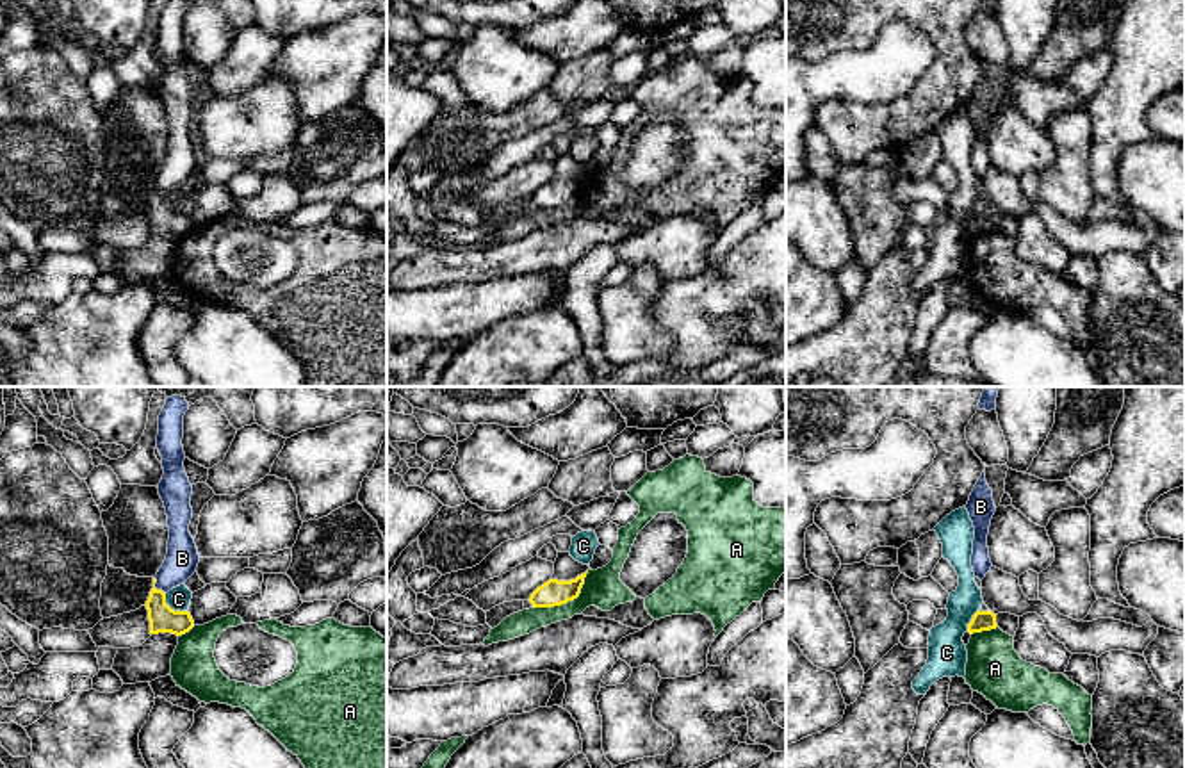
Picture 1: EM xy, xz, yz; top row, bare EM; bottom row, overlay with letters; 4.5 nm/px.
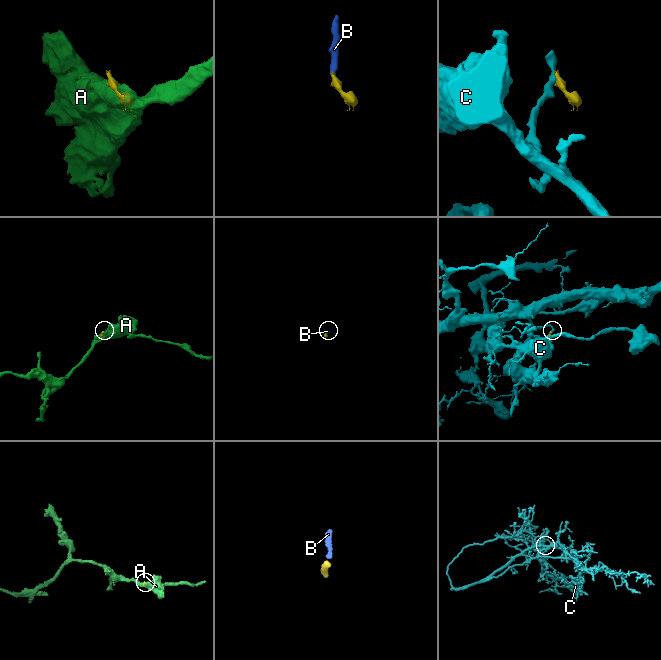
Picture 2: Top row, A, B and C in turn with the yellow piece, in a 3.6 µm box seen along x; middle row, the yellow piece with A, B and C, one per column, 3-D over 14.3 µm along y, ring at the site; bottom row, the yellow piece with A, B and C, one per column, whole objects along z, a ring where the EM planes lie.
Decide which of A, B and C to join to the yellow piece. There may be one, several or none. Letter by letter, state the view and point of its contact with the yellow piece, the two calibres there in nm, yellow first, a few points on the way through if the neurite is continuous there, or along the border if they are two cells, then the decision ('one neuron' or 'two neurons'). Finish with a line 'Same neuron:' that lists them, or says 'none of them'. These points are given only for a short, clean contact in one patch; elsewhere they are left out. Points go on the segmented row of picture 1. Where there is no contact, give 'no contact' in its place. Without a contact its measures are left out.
A: meets yellow in xz at (567, 601); 120 nm thick on the yellow side, 180 nm on the other; two neurons
B: meets yellow in xy at (154, 587); 120 nm thick on the yellow side, 150 nm on the other; runs through xy (163, 619), (154, 587), (182, 558); one neuron
C: meets yellow in xy at (173, 610); 120 nm thick on the yellow side, 110 nm on the other; border along xy (164, 594), (164, 601), (171, 608), (187, 612); two neurons
Same neuron: B

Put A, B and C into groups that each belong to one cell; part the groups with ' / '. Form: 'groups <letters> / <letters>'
groups A / B / C

